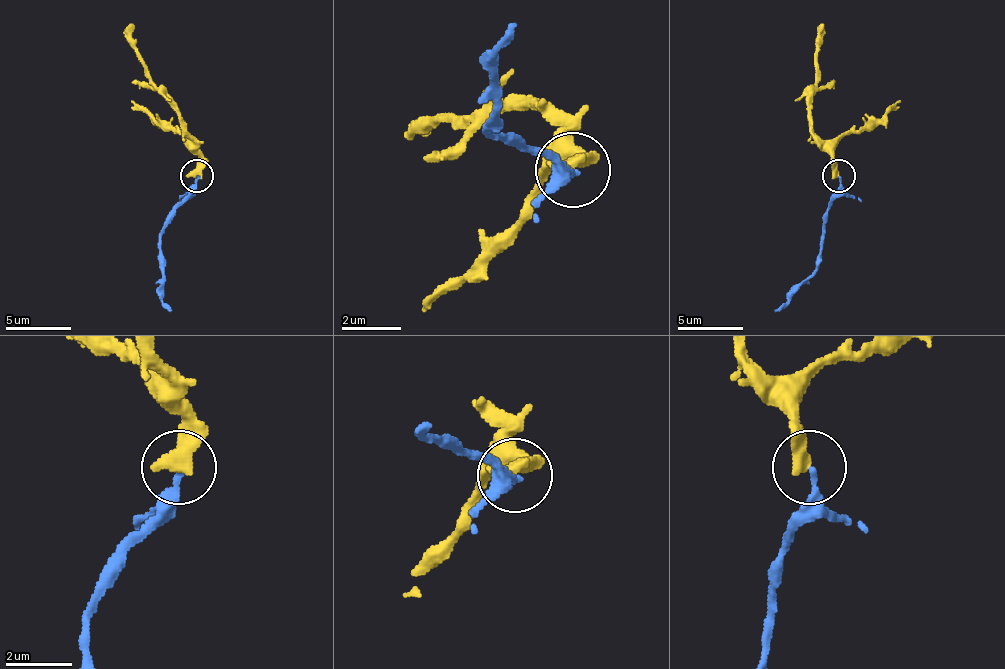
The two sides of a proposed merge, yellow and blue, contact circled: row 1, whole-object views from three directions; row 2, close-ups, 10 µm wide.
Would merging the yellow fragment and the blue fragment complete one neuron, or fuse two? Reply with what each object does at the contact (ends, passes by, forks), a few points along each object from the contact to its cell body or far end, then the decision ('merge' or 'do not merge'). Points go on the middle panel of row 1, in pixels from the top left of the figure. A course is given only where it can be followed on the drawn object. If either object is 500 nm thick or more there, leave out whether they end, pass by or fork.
yellow via (571, 171), (578, 149), (533, 104), (421, 126), (429, 134) | blue via (571, 171), (526, 141), (488, 126), (496, 52), (518, 22) | do not merge

